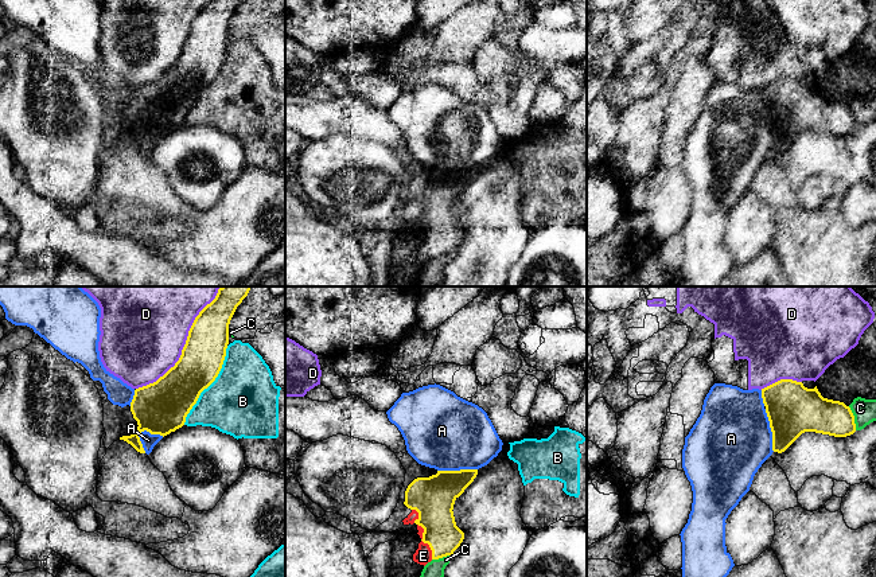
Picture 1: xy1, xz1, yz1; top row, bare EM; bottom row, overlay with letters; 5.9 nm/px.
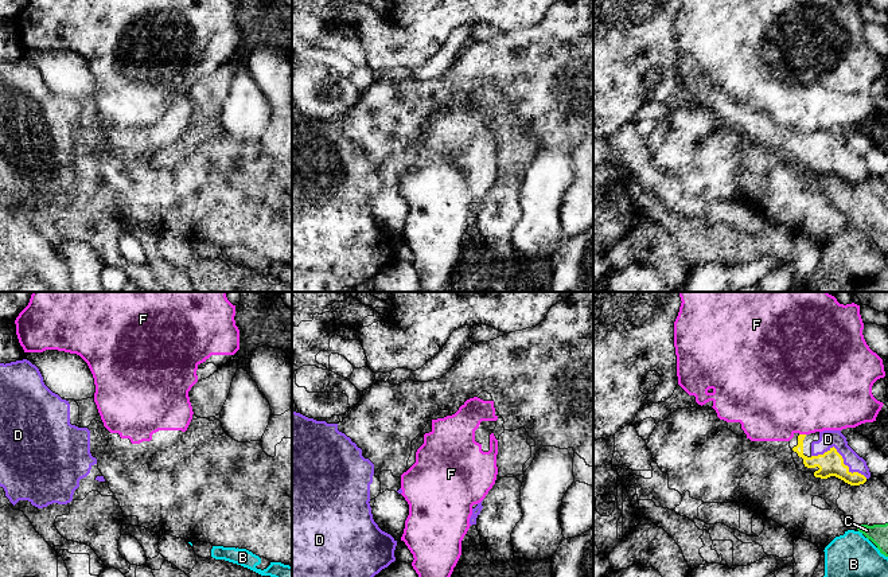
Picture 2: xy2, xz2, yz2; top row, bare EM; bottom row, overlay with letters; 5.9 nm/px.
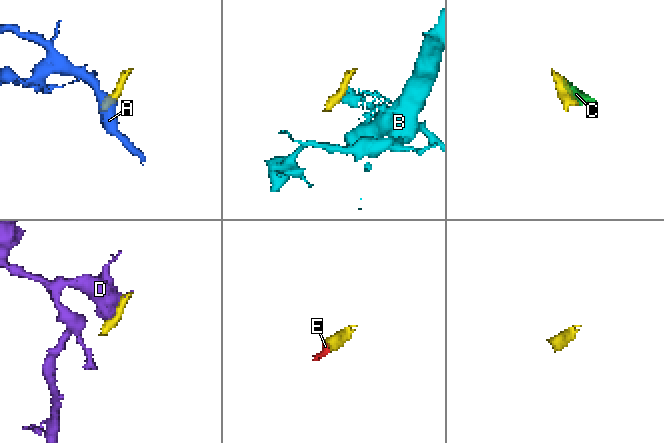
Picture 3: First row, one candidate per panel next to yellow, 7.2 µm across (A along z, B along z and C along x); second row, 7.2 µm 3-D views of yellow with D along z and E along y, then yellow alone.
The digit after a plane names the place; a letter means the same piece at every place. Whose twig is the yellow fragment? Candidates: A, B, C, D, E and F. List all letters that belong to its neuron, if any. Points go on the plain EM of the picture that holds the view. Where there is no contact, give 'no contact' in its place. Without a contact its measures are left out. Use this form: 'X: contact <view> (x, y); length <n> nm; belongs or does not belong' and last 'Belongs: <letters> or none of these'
A: contact xy1 (151, 132); length 160 nm; does not belong
B: contact xy1 (209, 84); length 550 nm; does not belong
C: contact yz1 (853, 117); length 150 nm; does not belong
D: contact xy1 (182, 50); length 700 nm; does not belong
E: contact xz1 (424, 241); length 240 nm; belongs
F: contact yz2 (802, 133); length 40 nm; belongs
Belongs: E, F

